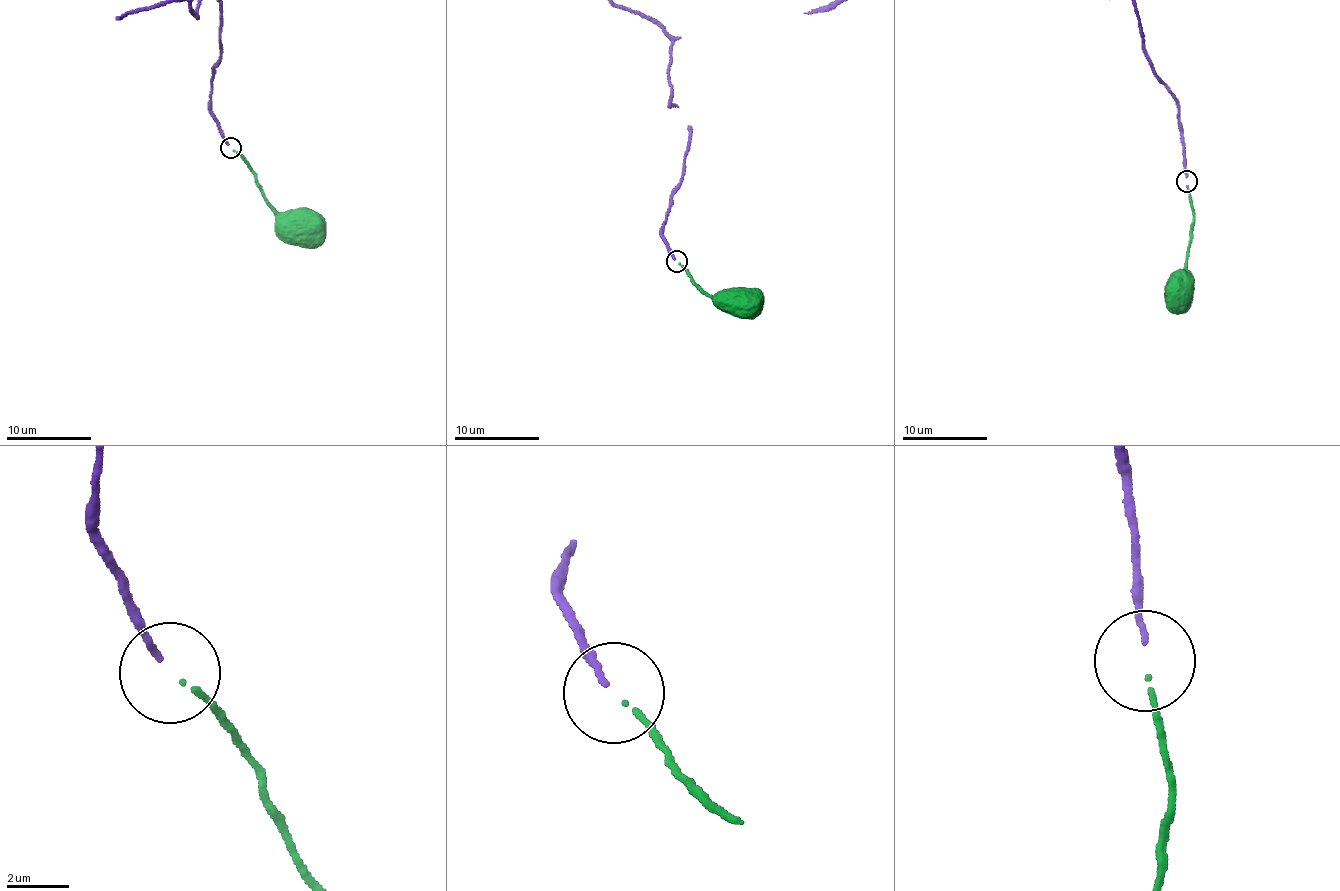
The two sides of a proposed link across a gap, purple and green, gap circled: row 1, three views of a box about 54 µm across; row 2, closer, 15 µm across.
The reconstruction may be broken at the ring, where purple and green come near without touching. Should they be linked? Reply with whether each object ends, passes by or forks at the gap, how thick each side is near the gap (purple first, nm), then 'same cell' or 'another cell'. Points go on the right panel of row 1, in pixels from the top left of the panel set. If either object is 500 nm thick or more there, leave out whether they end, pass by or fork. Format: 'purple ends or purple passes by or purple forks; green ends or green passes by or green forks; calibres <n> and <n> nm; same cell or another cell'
purple ends; green ends; calibres 190 and 150 nm; same cell

